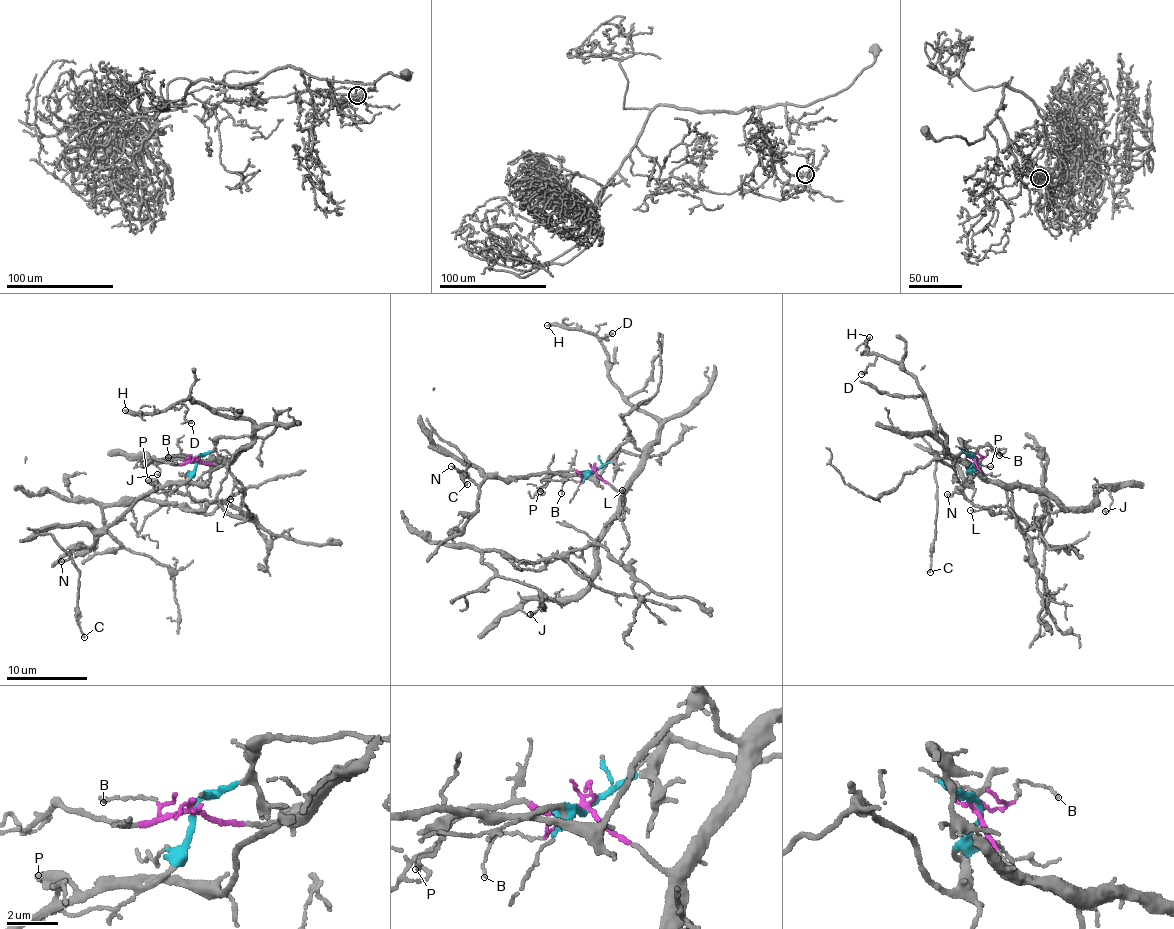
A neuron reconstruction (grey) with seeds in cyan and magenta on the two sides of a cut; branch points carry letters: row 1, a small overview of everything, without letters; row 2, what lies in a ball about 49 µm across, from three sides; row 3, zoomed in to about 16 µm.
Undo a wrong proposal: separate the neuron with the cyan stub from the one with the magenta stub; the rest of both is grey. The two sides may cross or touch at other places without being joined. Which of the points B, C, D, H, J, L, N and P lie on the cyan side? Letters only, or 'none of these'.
C, N, P

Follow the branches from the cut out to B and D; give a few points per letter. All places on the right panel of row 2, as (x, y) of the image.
B: (975, 458), (982, 459), (986, 449), (999, 456)
D: (975, 458), (986, 479), (972, 466), (948, 454), (912, 375), (894, 362), (879, 355), (861, 374)

